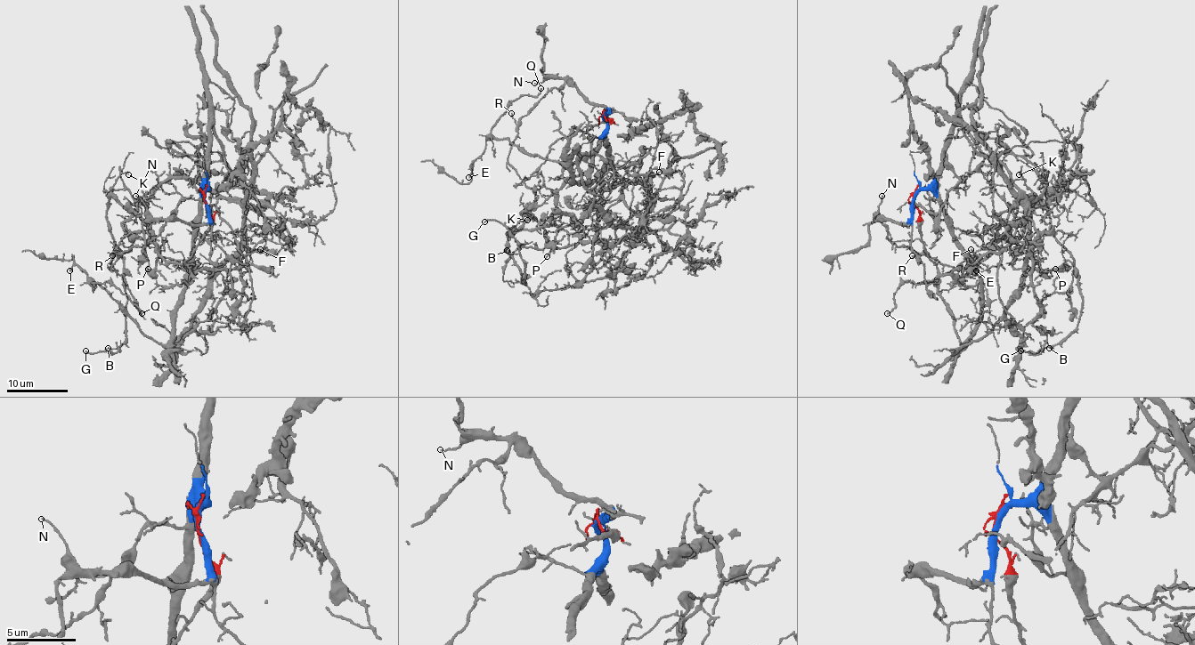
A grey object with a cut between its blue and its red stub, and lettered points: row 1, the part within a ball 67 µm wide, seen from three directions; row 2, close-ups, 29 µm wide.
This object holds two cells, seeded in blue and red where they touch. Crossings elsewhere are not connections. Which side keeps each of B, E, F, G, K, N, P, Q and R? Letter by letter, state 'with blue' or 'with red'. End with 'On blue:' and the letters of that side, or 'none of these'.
B: with blue
E: with blue
F: with red
G: with blue
K: with blue
N: with blue
P: with red
Q: with blue
R: with blue
On blue: B, E, G, K, N, Q, R

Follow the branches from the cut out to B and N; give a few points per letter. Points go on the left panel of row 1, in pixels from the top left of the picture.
B: (205, 197), (182, 263), (110, 198), (108, 230), (127, 297), (126, 340), (108, 347)
N: (205, 197), (207, 222), (196, 224), (153, 220), (146, 205), (135, 195)

